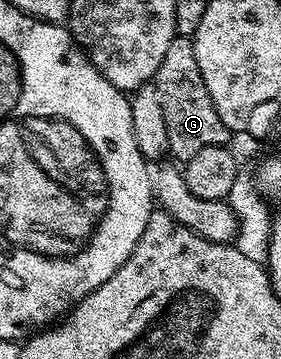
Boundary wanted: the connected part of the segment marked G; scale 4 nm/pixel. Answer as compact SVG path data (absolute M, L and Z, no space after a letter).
M176 36L166 51L166 59L162 59L162 67L158 67L154 84L158 87L158 96L162 99L162 112L166 119L166 139L168 152L177 162L183 163L194 159L202 147L229 144L230 130L222 123L218 111L214 111L214 99L210 99L210 91L206 91L206 83L202 79L202 71L198 71L198 59L194 59L194 47L191 37Z

